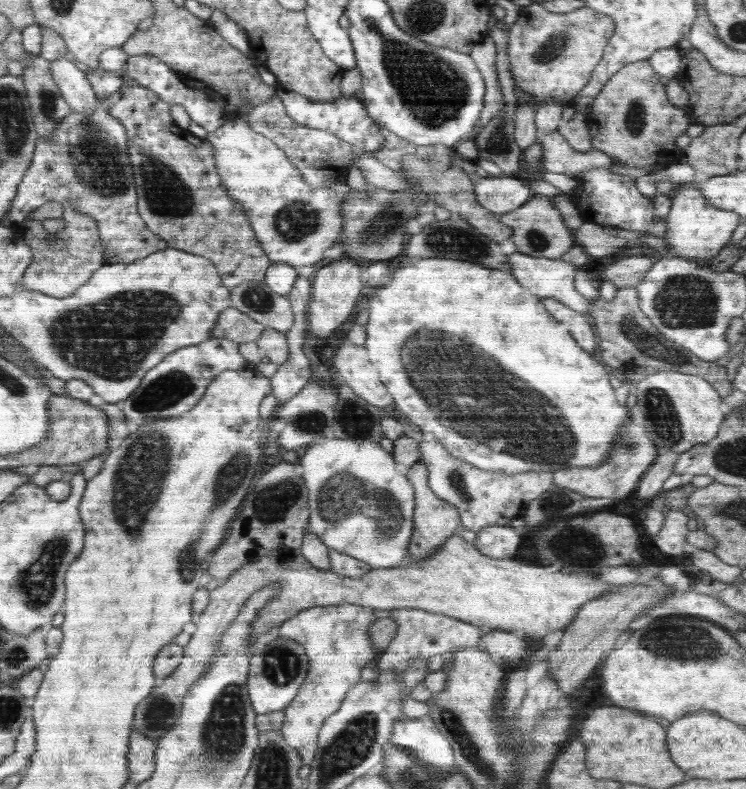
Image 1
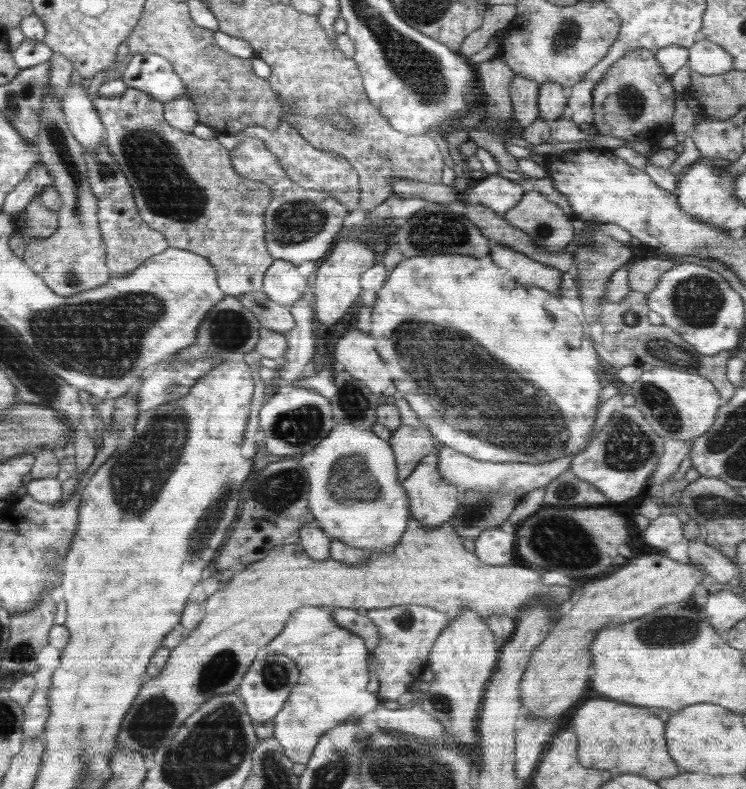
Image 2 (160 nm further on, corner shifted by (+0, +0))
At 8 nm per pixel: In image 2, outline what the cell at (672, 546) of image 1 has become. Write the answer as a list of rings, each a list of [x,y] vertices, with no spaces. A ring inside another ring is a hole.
[[[675,514],[660,515],[650,521],[642,538],[651,547],[666,550],[670,544],[678,544],[683,539],[682,527],[683,522]]]

